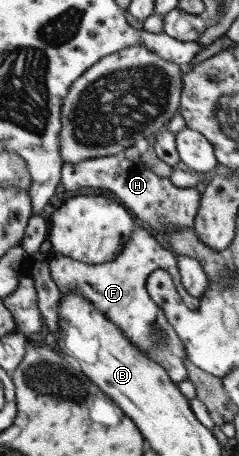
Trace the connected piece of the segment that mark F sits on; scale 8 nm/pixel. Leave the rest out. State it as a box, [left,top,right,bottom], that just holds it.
[47,227,198,384]

